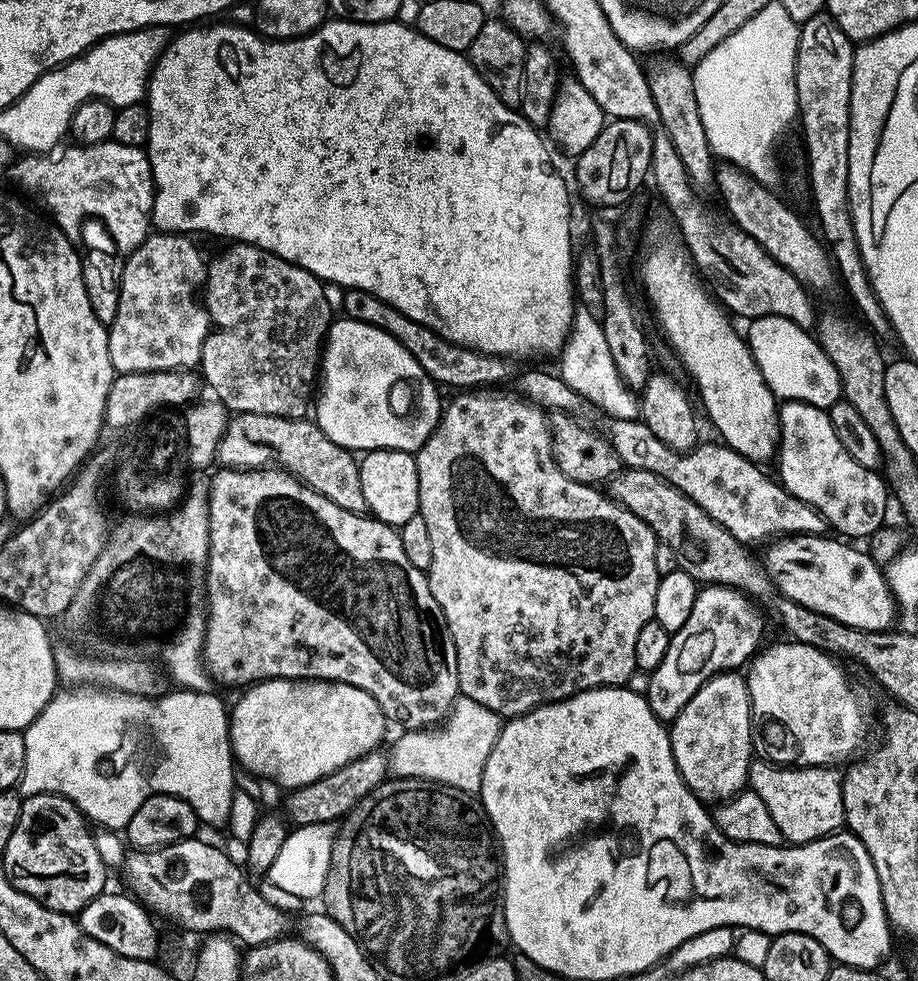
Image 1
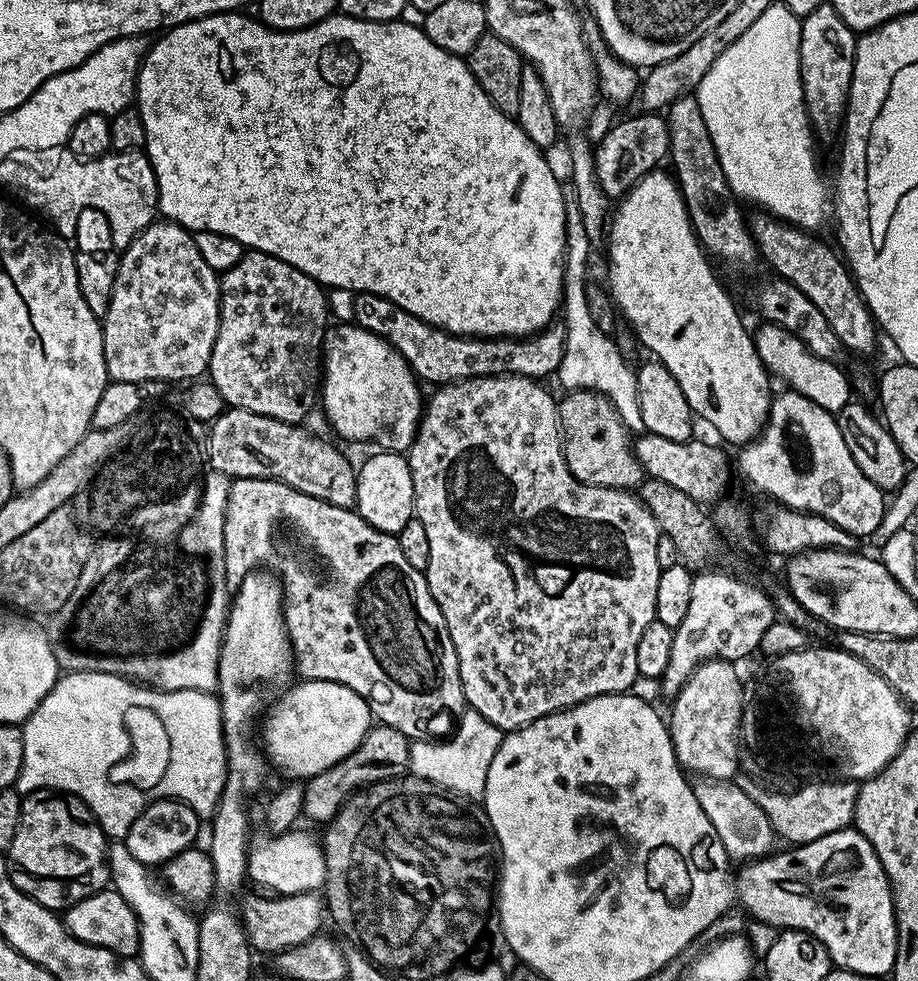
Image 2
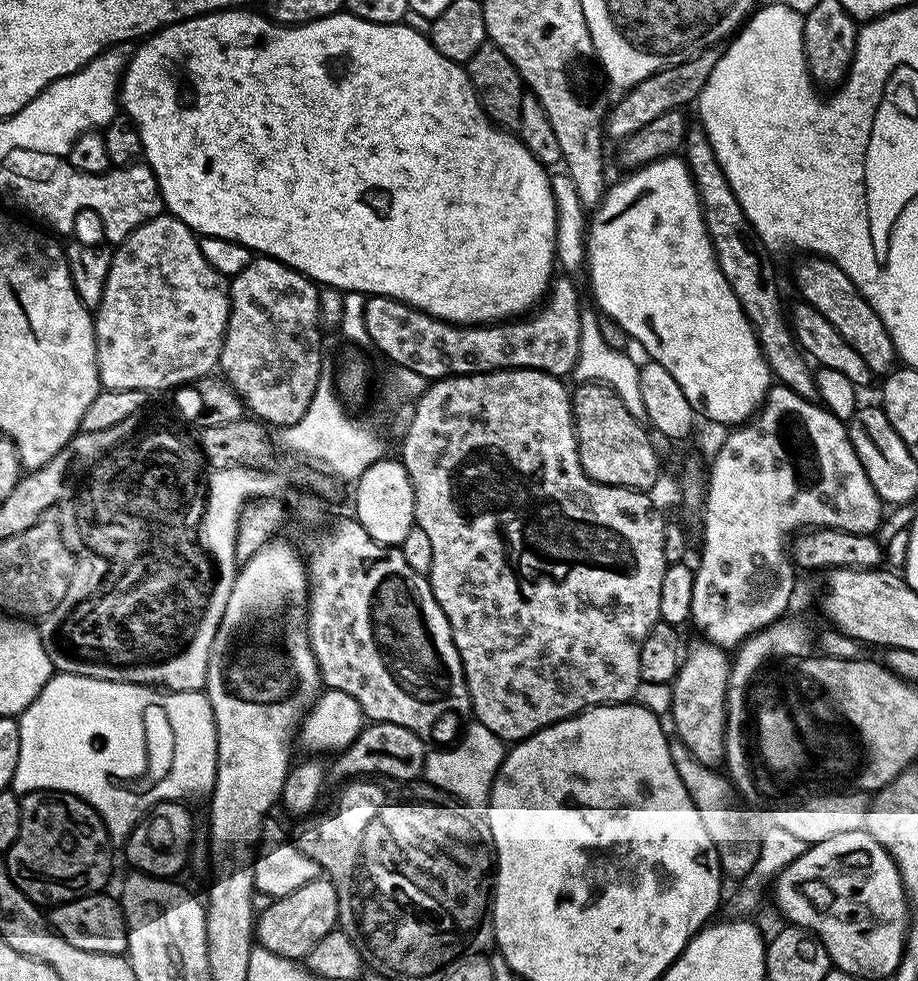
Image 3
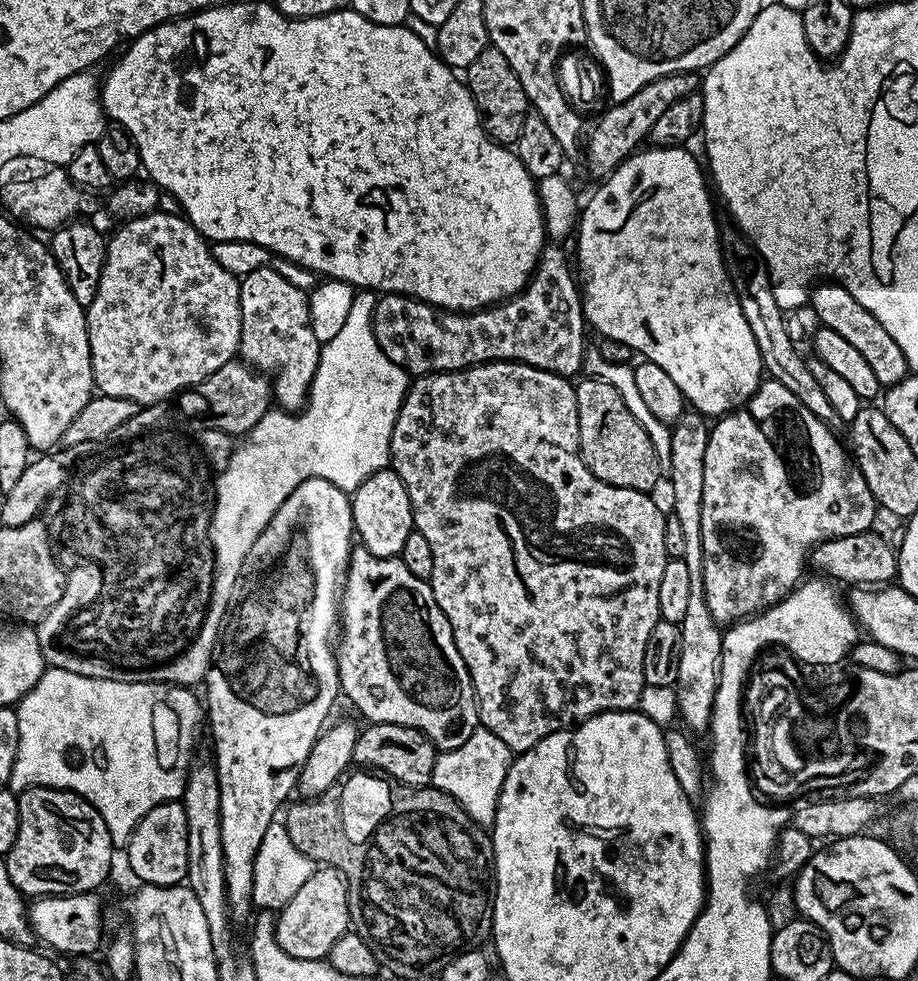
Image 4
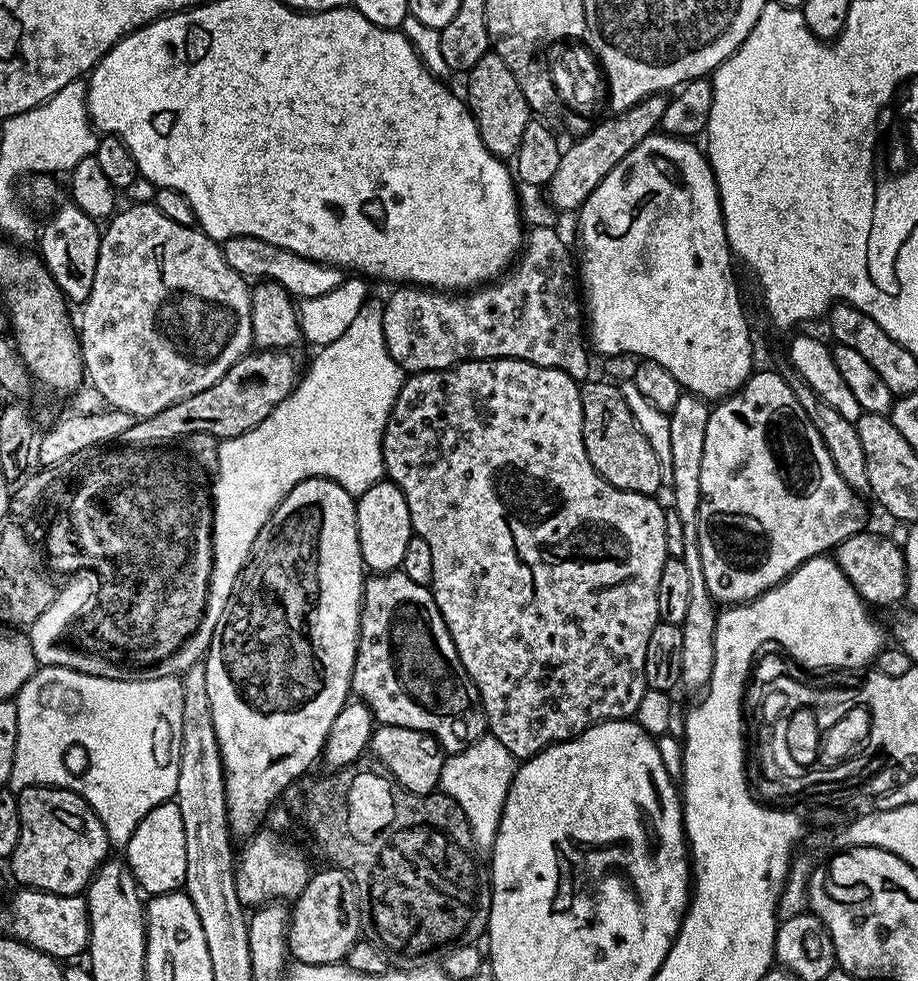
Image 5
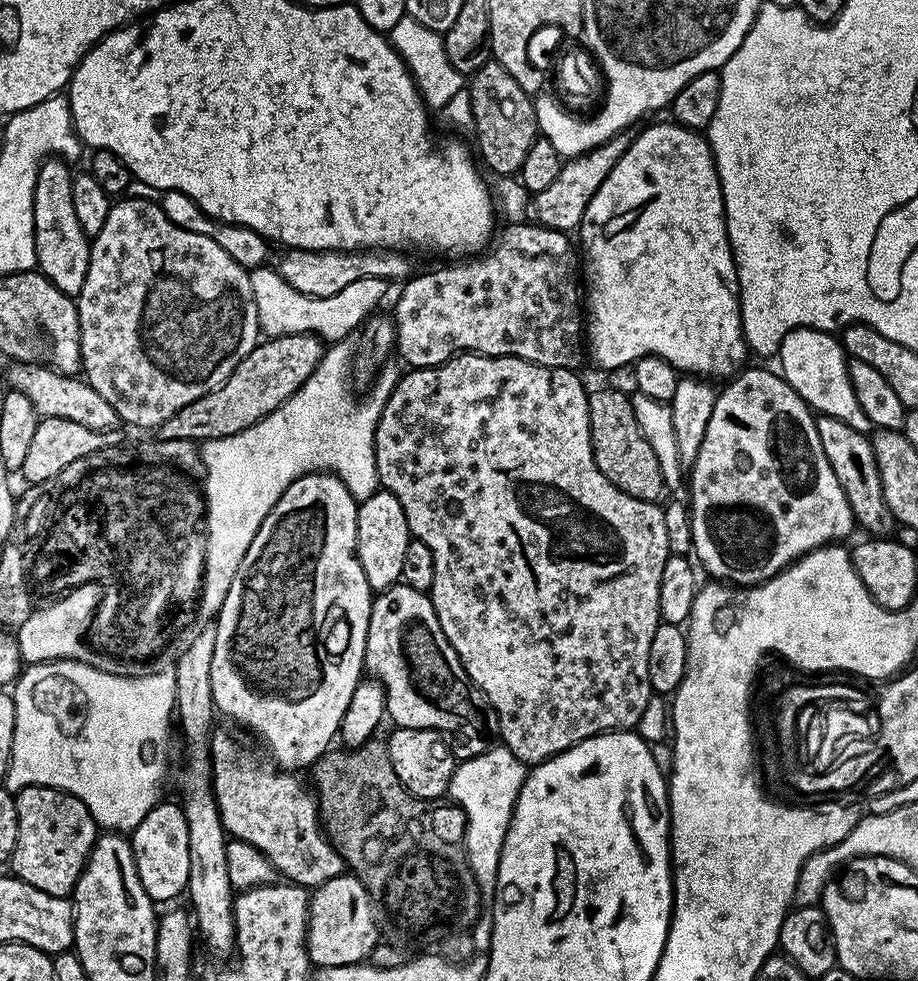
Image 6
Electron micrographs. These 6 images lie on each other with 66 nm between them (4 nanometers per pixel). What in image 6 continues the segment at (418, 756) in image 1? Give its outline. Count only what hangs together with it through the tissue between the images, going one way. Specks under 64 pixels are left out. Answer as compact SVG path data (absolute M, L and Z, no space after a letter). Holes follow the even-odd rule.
M493 746L474 758L459 761L452 775L447 795L460 805L468 820L464 831L464 845L470 858L470 870L480 887L481 897L495 897L498 862L525 775L525 764L514 758L514 754L510 754L510 750L503 746Z

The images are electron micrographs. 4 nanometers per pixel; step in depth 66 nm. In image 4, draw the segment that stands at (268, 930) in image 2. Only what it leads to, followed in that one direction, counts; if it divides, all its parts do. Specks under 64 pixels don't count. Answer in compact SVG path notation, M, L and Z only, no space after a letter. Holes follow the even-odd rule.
M320 866L313 871L310 878L306 878L306 886L286 902L286 906L279 909L274 920L274 935L278 946L290 954L290 958L302 958L303 960L324 960L329 950L342 938L350 928L350 906L348 905L349 881L337 868Z

